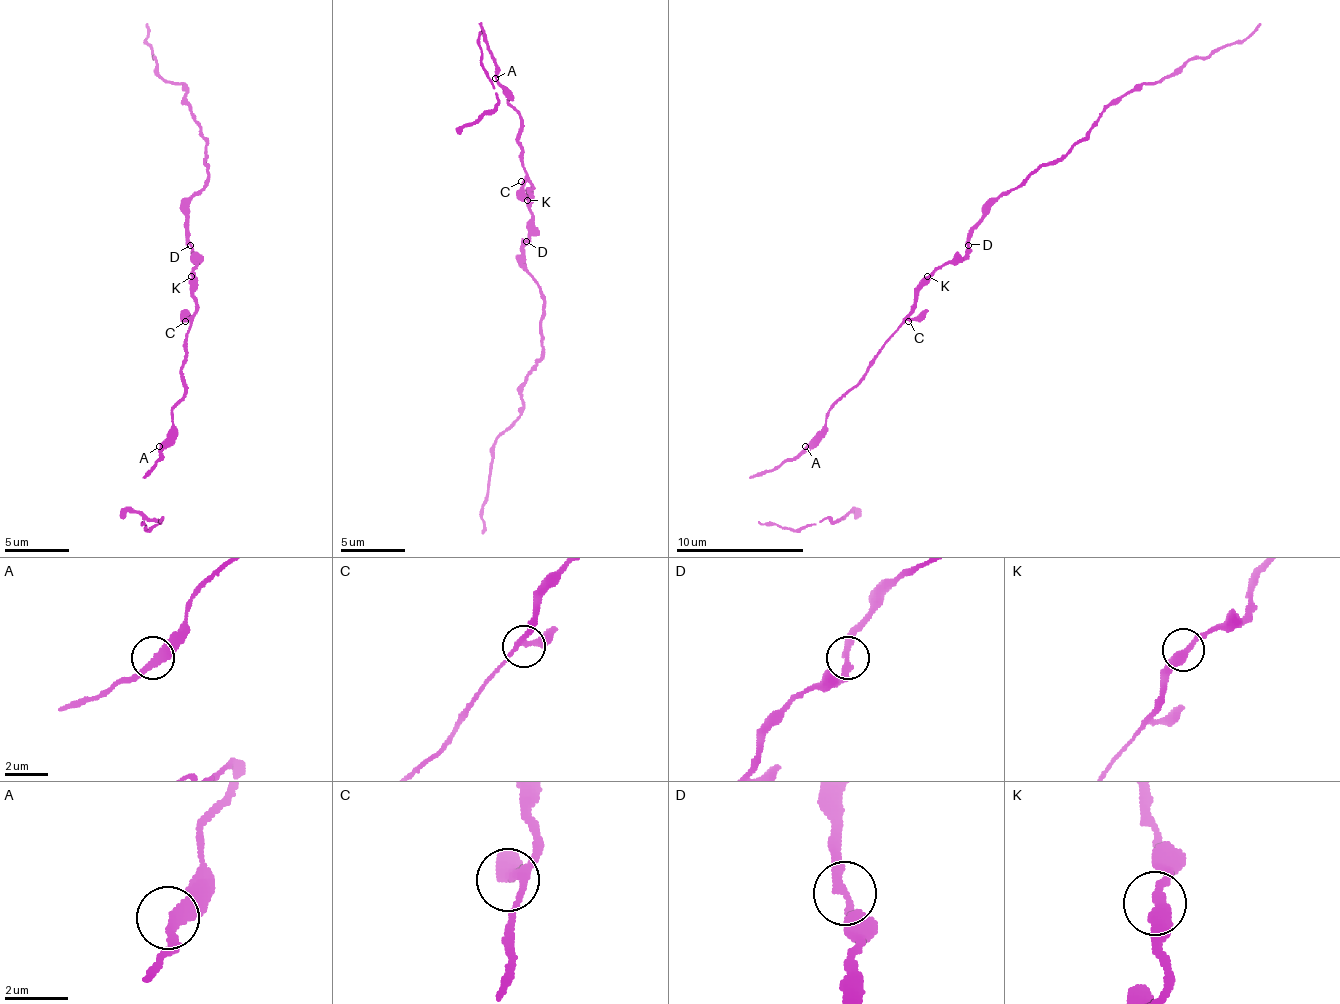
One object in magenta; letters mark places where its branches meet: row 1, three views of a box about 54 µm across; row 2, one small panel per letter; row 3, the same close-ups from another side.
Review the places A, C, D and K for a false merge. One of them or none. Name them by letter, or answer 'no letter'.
no letter

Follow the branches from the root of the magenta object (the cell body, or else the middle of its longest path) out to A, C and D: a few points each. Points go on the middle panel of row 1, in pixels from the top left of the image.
A: (530, 200), (530, 181), (524, 168), (524, 152), (517, 143), (521, 117), (508, 104), (508, 91), (495, 78)
C: (530, 200), (530, 184), (521, 181)
D: (530, 200), (530, 236), (527, 242)

